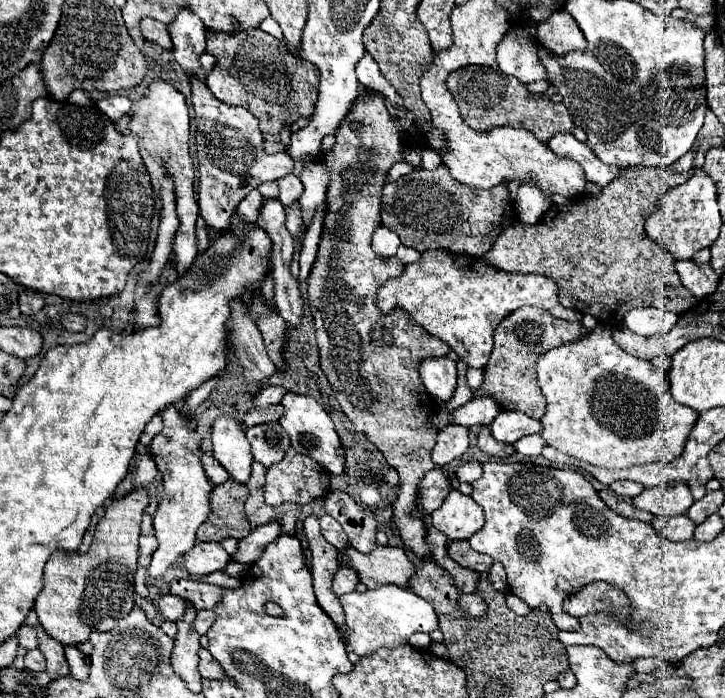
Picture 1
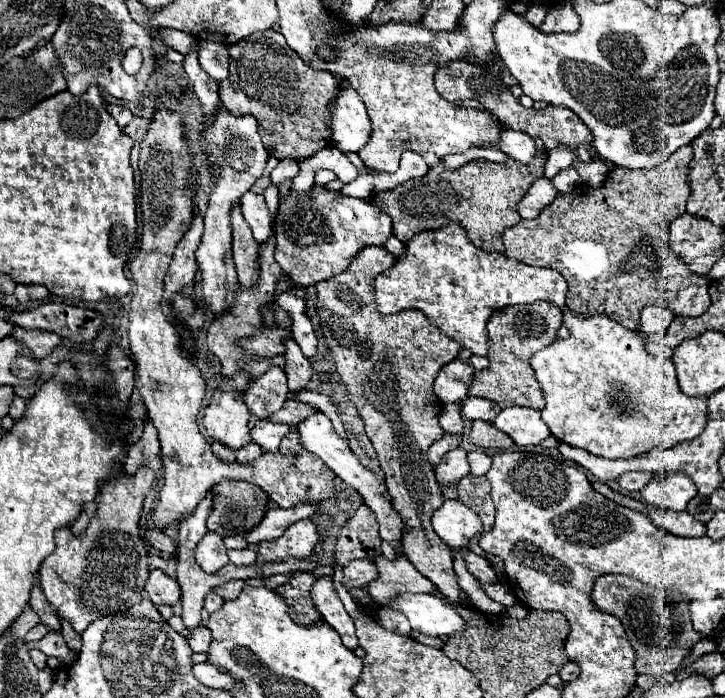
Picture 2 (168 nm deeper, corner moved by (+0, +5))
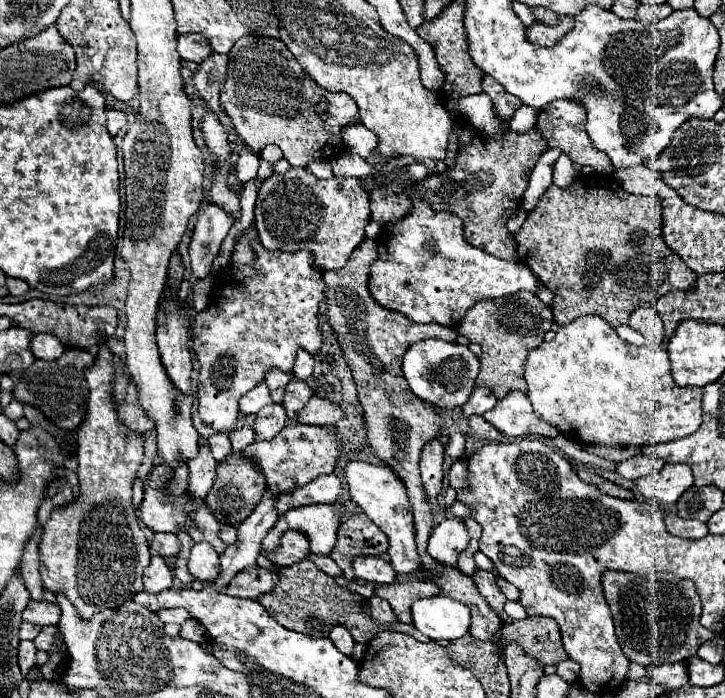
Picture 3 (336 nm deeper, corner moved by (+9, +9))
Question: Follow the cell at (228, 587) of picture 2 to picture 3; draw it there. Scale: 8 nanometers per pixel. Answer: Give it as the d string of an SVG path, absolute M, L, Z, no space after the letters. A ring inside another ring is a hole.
M253 566L253 568L245 568L237 576L233 576L233 580L227 584L225 592L229 596L237 596L237 598L259 598L261 594L271 592L275 588L277 580L279 580L277 572Z

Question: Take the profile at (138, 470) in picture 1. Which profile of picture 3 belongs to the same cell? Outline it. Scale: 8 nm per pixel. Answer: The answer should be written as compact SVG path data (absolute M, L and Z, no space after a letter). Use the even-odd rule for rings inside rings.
M133 382L129 384L129 390L127 390L127 396L125 400L117 406L117 414L119 414L119 420L133 432L145 436L147 432L155 430L155 424L147 418L147 414L143 412L139 400L137 400L137 390L133 386Z

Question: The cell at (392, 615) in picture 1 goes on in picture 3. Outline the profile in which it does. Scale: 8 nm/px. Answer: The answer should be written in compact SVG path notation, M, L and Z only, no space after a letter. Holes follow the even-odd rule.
M447 596L419 598L411 604L413 626L431 640L455 640L469 632L469 608Z

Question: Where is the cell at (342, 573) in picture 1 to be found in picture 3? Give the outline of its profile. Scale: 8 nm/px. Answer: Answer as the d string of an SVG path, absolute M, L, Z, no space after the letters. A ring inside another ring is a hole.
M357 556L357 560L353 560L353 572L355 572L355 578L359 580L379 582L379 584L389 584L397 576L391 564L379 556L377 558L375 556Z

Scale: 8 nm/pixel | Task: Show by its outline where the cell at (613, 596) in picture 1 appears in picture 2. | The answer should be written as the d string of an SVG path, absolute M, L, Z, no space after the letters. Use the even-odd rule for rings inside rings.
M606 574L596 580L592 600L600 610L614 614L624 624L626 636L636 652L638 674L658 676L674 672L690 656L694 644L702 640L702 634L692 626L688 610L690 598L686 598L686 594L658 590L624 574Z

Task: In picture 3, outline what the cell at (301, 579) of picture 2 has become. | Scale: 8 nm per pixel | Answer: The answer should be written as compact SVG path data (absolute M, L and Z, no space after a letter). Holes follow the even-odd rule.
M301 560L291 567L280 568L278 570L279 581L273 592L267 592L263 596L259 596L257 600L267 608L267 612L285 628L295 630L295 632L303 632L309 636L327 636L331 626L335 624L343 624L351 636L355 638L355 642L367 644L367 640L371 640L377 632L381 630L397 630L401 628L401 624L389 624L389 626L381 626L375 624L371 614L369 614L369 602L367 598L341 588L335 584L335 580L331 576L327 576L325 572L321 572L311 560Z

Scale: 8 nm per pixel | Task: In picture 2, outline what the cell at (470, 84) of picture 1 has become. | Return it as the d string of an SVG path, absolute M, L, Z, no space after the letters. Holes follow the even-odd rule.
M454 60L454 62L448 62L446 66L438 68L438 72L434 76L434 84L436 84L436 90L440 92L440 96L450 102L458 102L458 100L482 102L490 112L494 112L500 118L500 122L504 126L508 126L512 130L522 130L522 132L530 134L532 138L540 138L548 150L558 148L558 146L568 146L570 150L576 150L580 144L586 144L586 146L590 146L588 148L590 156L592 158L598 156L592 146L590 128L572 110L568 110L564 106L546 106L544 110L524 108L520 104L520 100L512 96L508 86L504 86L502 80L496 78L492 72L486 72L486 68L466 64L464 60Z

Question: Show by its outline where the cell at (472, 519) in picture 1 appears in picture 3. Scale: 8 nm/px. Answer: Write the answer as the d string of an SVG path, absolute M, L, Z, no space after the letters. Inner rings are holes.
M443 520L441 524L437 524L431 532L429 544L427 544L427 552L441 564L447 566L455 566L457 556L461 550L467 548L469 544L469 534L467 534L467 526L463 520Z

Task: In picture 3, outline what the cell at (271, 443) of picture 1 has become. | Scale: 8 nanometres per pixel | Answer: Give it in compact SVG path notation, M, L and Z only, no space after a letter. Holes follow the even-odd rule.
M269 404L257 414L253 430L261 440L271 440L285 426L287 426L285 408L281 404Z

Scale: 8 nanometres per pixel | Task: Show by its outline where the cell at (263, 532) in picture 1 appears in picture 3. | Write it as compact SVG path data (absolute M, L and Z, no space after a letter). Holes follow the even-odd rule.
M335 474L319 476L305 484L303 488L297 488L285 496L277 498L277 514L283 516L291 508L307 506L307 504L333 504L341 492L341 480Z

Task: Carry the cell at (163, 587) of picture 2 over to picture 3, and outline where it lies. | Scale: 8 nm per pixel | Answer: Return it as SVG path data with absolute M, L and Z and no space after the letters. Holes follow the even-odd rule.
M153 556L143 572L143 584L149 592L163 592L173 586L173 574L161 556Z

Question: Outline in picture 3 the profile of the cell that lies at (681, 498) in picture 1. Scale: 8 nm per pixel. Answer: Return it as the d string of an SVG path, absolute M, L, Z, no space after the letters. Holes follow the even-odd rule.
M665 464L661 472L639 478L637 488L659 504L675 504L679 496L693 484L691 468L687 464Z

